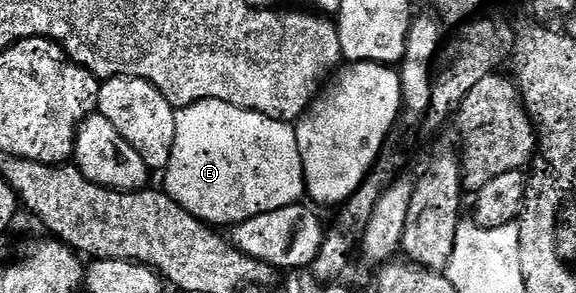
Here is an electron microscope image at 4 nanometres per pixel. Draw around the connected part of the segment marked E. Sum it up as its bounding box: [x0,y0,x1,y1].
[164,100,306,226]

